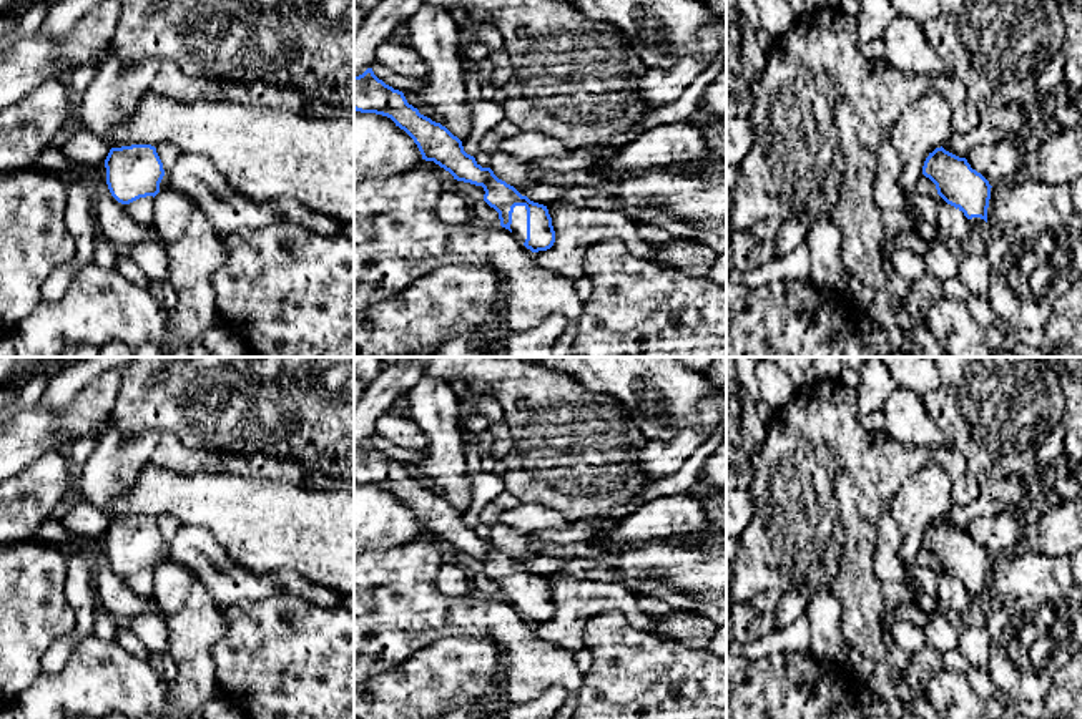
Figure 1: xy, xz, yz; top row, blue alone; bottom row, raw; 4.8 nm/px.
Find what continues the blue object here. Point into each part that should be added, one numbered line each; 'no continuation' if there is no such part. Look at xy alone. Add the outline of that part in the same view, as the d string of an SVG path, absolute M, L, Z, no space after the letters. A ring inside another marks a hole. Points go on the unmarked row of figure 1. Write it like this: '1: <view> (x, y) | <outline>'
no continuation

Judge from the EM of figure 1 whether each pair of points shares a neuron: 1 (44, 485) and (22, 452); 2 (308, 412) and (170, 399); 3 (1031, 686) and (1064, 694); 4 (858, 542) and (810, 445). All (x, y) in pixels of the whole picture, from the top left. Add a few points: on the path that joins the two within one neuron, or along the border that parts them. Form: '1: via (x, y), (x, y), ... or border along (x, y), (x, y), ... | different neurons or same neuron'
1: border along (67, 450), (45, 450), (17, 474) | different neurons
2: via (273, 402), (205, 401) | same neuron
3: border along (1064, 665), (1056, 673), (1042, 699) | different neurons
4: via (856, 518), (856, 492), (833, 469) | same neuron

